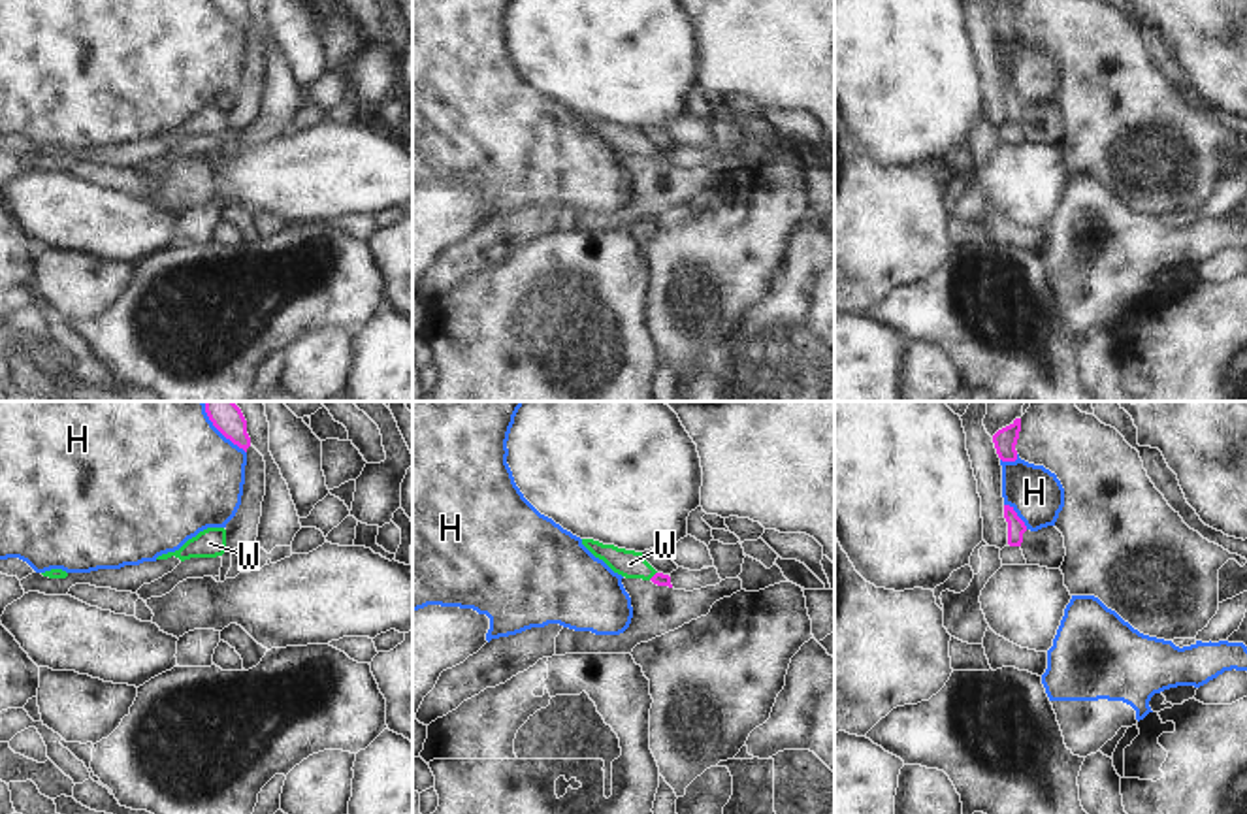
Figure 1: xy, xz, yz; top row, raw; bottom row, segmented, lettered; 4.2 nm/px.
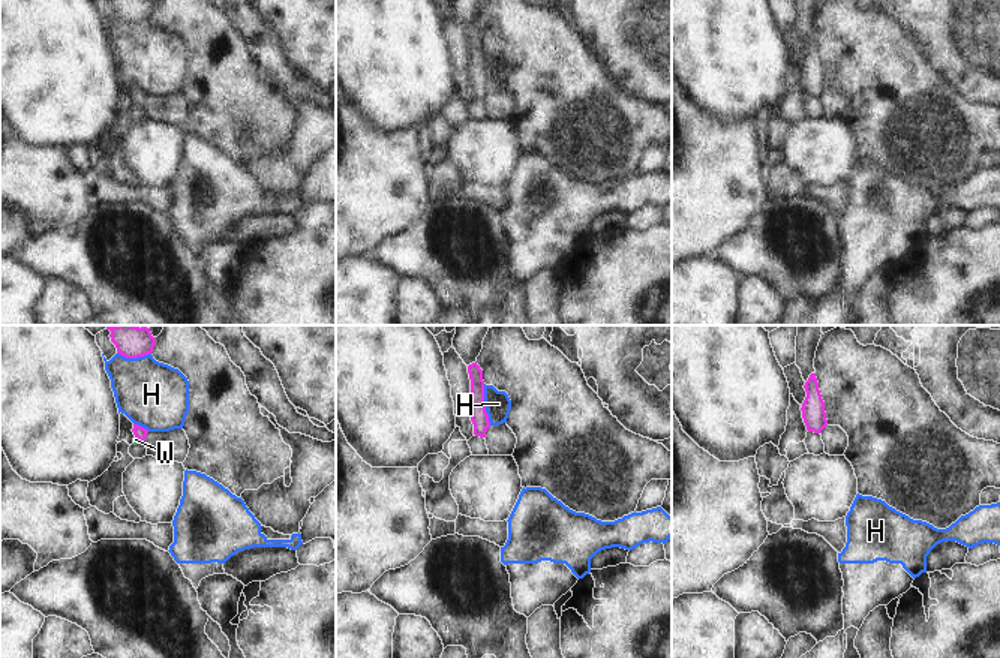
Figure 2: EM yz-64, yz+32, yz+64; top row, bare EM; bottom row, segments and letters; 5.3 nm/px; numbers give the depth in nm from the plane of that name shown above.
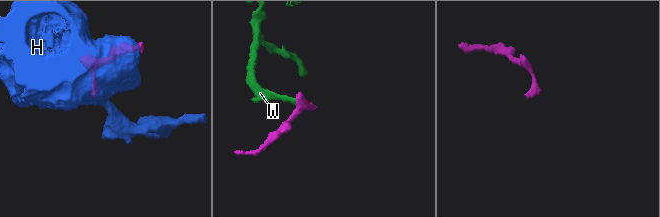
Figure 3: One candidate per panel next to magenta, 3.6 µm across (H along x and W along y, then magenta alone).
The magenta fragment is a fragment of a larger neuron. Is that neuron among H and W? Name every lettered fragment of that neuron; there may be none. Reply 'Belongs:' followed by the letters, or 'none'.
Belongs: W

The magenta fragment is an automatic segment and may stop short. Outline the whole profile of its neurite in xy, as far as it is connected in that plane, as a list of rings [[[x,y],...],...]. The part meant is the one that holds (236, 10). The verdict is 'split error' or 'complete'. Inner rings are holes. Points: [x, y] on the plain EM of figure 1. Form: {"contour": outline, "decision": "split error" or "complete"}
{"contour": [[[213,0],[213,4],[226,15],[230,17],[234,23],[237,23],[239,26],[243,26],[247,30],[247,26],[251,24],[251,15],[247,11],[247,0]]], "decision": "complete"}

